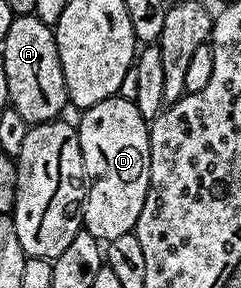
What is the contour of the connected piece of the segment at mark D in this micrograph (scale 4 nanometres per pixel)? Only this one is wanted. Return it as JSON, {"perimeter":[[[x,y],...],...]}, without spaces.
{"perimeter":[[[119,97],[85,107],[81,115],[80,148],[84,173],[90,180],[84,196],[83,230],[101,241],[133,234],[150,181],[149,120],[138,113],[133,100]]]}

